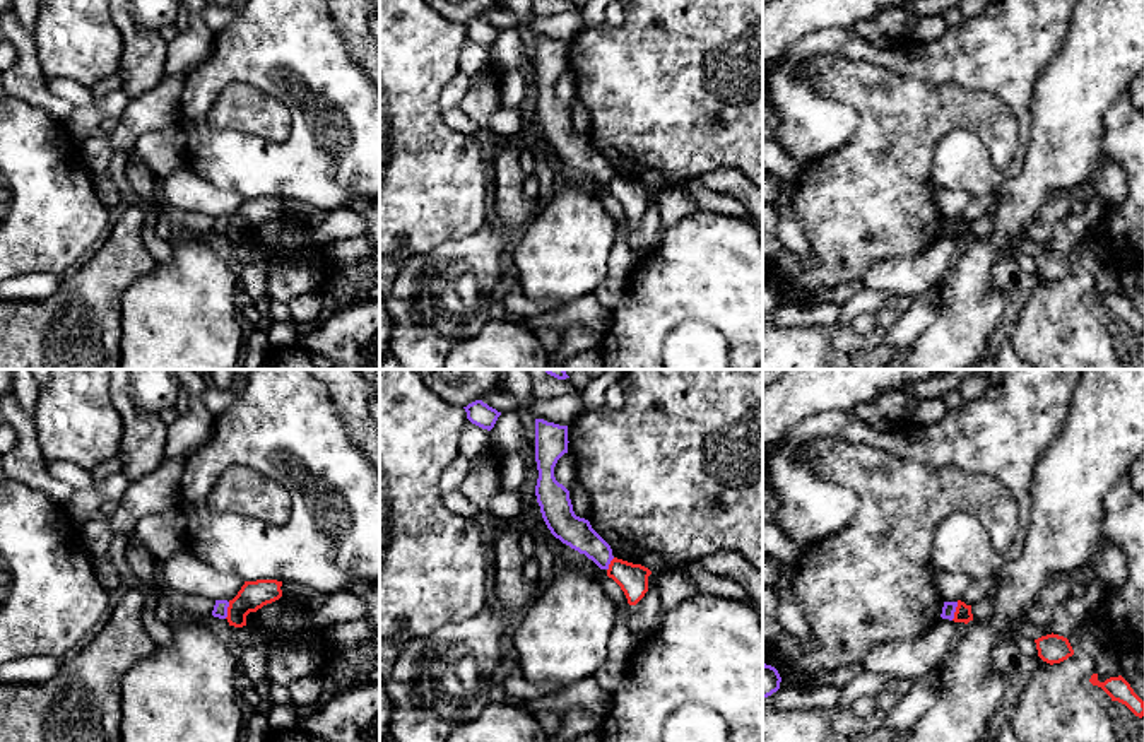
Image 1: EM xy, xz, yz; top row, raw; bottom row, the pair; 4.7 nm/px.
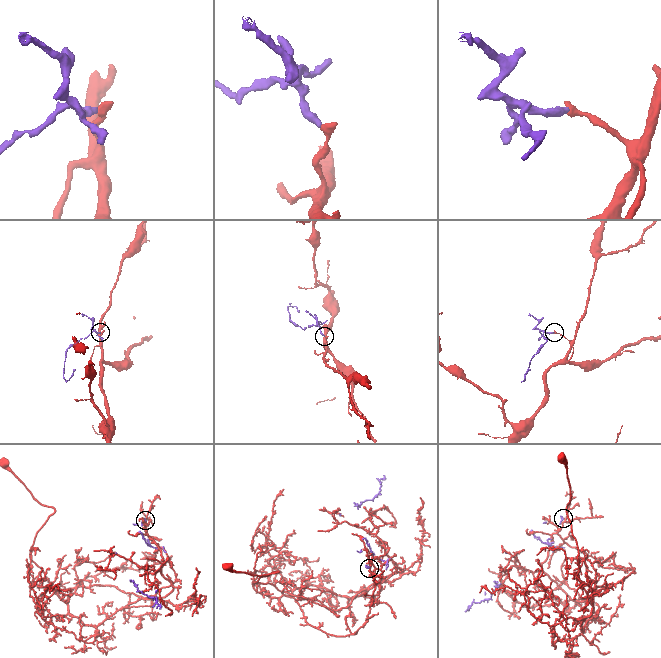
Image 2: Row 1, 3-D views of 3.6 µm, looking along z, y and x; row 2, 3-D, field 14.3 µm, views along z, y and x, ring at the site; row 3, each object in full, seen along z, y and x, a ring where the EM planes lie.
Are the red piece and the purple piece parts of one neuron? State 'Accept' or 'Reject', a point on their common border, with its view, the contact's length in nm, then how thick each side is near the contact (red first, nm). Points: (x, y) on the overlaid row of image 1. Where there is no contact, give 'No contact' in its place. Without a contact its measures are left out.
Reject. Touches red at yz (956, 611). Shared border 90 nm. Thickness 80 nm (red) against 60 nm

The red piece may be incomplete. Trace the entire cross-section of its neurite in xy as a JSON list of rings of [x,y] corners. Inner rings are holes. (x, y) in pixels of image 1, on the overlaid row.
[[[257,580],[245,581],[238,595],[229,600],[227,622],[234,627],[246,626],[246,615],[257,612],[267,604],[272,604],[282,597],[282,581],[277,580]]]

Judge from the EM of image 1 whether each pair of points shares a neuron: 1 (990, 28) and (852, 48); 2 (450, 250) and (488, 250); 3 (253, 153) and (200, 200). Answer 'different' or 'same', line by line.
1: same
2: same
3: different

